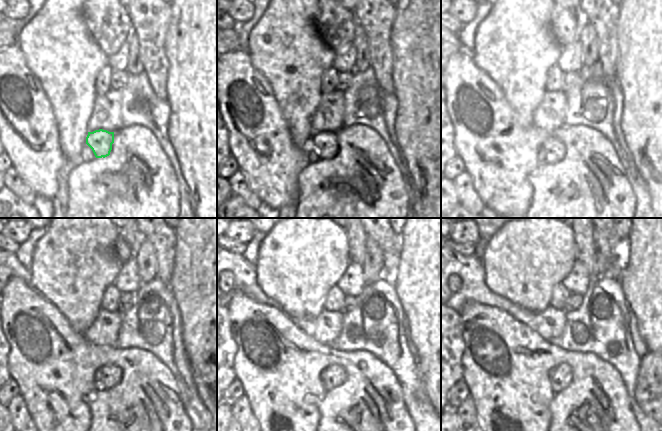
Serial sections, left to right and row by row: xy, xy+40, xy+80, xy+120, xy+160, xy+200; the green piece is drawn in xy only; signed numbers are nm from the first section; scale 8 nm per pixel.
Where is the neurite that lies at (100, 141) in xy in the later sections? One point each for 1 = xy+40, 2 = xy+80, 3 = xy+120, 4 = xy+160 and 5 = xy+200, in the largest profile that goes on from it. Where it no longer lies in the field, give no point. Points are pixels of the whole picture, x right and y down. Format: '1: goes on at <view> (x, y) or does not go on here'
1: goes on at xy+40 (326, 143)
2: goes on at xy+80 (555, 150)
3: goes on at xy+120 (108, 376)
4: goes on at xy+160 (333, 376)
5: goes on at xy+200 (561, 376)

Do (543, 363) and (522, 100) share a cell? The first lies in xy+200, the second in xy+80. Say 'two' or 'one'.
two

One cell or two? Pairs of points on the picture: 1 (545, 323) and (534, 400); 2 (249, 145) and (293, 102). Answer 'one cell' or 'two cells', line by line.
1: two cells
2: two cells

